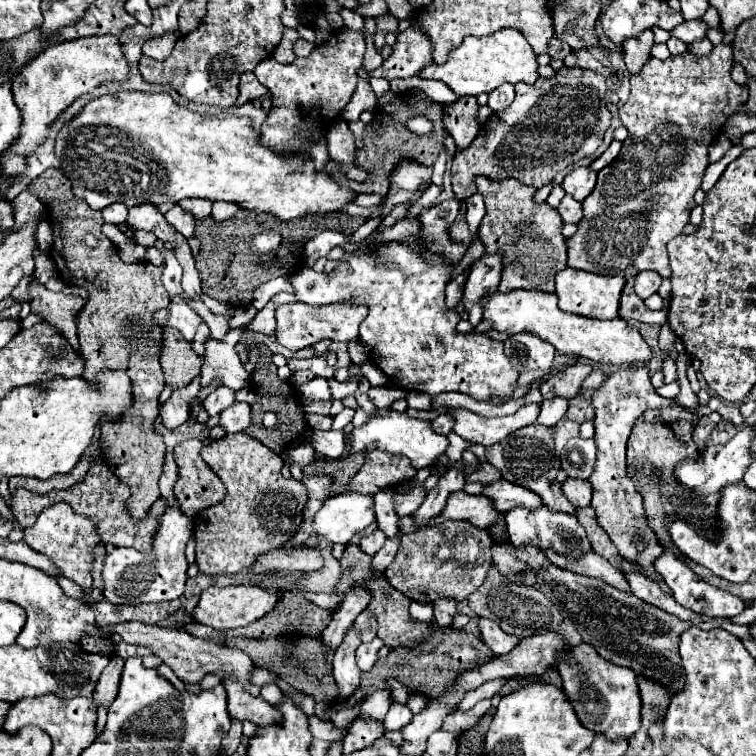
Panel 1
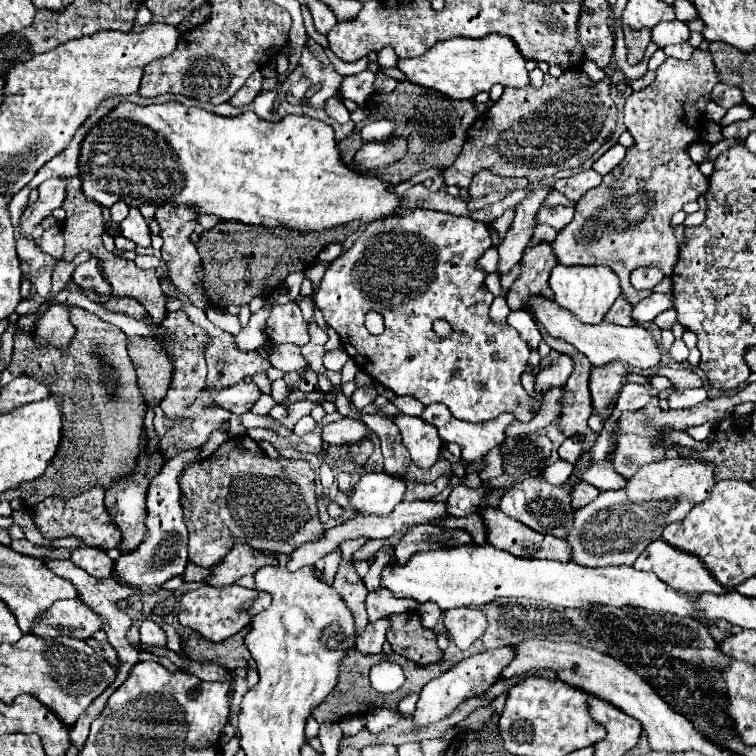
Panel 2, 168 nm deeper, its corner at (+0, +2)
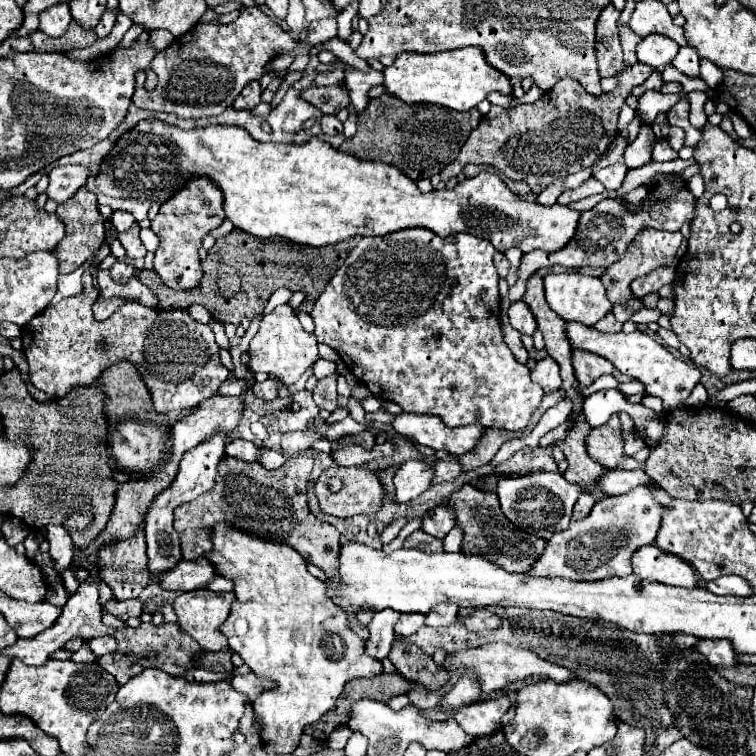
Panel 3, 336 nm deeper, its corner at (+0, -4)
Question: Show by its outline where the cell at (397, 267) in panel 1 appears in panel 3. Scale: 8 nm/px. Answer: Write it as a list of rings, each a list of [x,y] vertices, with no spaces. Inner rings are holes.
[[[413,228],[381,238],[361,238],[311,310],[317,342],[335,348],[373,396],[397,402],[405,412],[435,414],[451,428],[481,424],[519,432],[541,404],[543,390],[531,382],[529,368],[515,360],[503,340],[493,254],[495,246],[473,234],[437,238],[431,230]]]

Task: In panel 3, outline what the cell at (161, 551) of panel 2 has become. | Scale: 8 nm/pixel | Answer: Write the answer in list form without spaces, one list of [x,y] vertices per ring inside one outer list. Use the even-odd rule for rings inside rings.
[[[213,434],[209,440],[201,442],[199,446],[195,446],[193,450],[183,454],[183,460],[179,464],[179,472],[175,476],[175,480],[171,482],[169,488],[165,488],[163,492],[159,492],[145,516],[145,538],[147,538],[147,566],[149,566],[149,574],[151,576],[161,576],[169,570],[173,570],[173,566],[177,566],[177,562],[183,560],[181,556],[181,540],[179,534],[173,528],[173,510],[185,502],[195,500],[199,494],[203,494],[205,490],[213,488],[215,476],[217,476],[217,464],[225,454],[225,434]]]

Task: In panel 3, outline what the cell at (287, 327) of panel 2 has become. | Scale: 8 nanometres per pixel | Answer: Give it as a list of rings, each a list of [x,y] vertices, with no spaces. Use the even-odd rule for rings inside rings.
[[[289,304],[277,306],[271,314],[267,314],[261,320],[261,328],[251,340],[247,352],[251,356],[249,368],[253,372],[275,374],[285,384],[293,384],[295,380],[299,380],[299,376],[302,376],[320,358],[314,333],[308,333],[303,329]],[[269,348],[271,348],[271,358],[269,358]],[[275,350],[277,350],[277,358],[275,358]]]

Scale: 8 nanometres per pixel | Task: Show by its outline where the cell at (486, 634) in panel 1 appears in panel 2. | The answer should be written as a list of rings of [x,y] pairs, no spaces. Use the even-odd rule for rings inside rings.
[[[451,608],[443,612],[443,624],[459,650],[467,650],[487,628],[487,618],[481,610]]]

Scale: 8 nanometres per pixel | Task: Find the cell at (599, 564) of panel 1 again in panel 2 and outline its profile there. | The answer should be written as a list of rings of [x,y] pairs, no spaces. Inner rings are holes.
[[[479,508],[479,516],[485,524],[485,536],[487,542],[499,550],[505,550],[517,558],[537,558],[537,560],[559,560],[559,562],[569,562],[569,546],[565,540],[555,538],[551,534],[539,534],[525,524],[517,522],[515,518],[505,516],[499,508]]]

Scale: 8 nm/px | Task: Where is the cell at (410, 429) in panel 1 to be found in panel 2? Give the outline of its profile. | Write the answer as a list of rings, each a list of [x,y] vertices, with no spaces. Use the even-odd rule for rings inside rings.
[[[343,418],[339,422],[331,422],[331,424],[325,424],[321,428],[321,438],[323,442],[327,444],[335,444],[335,446],[341,446],[341,444],[355,444],[355,442],[361,442],[365,436],[367,436],[369,428],[365,428],[365,424],[357,422],[357,420],[349,420],[349,418]]]

